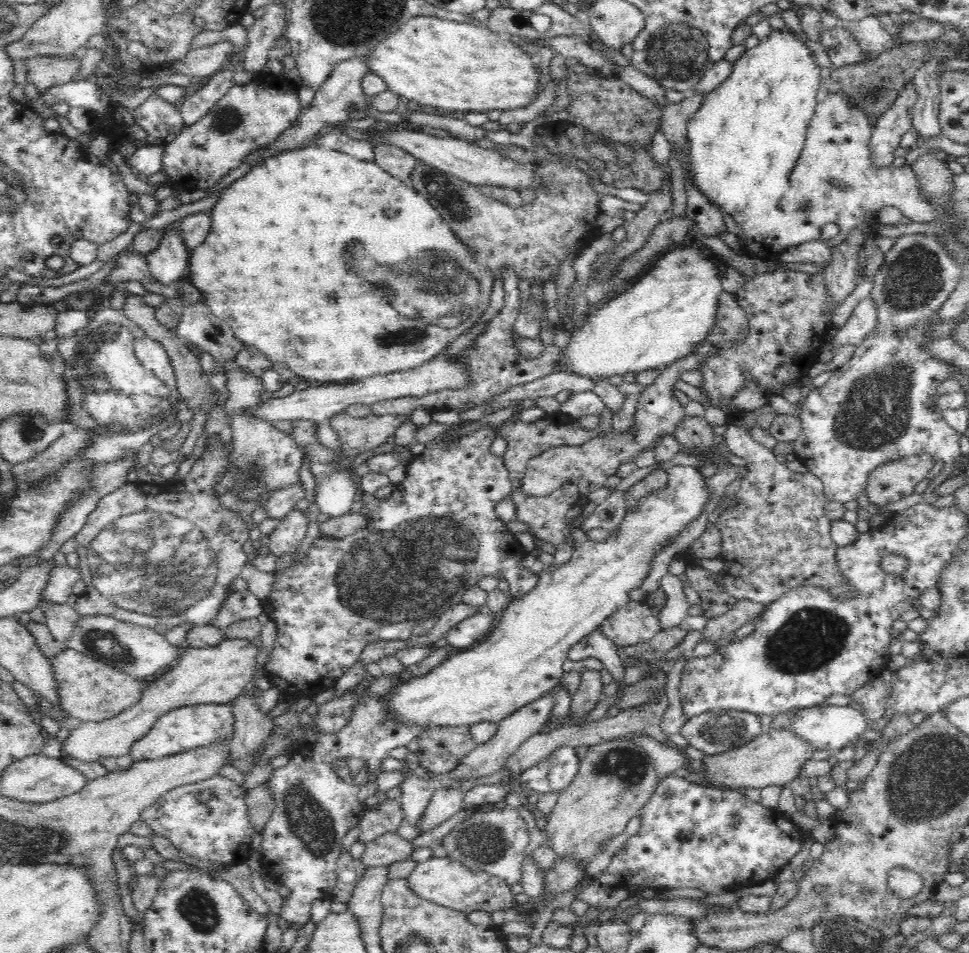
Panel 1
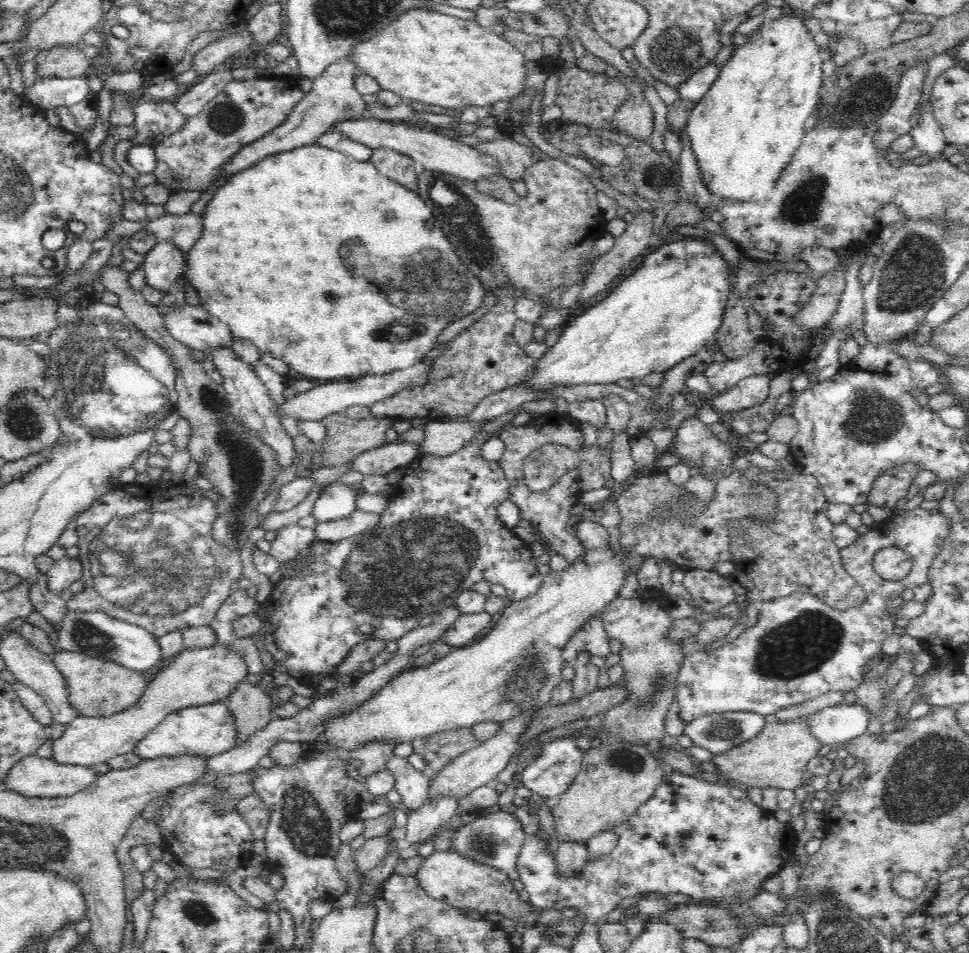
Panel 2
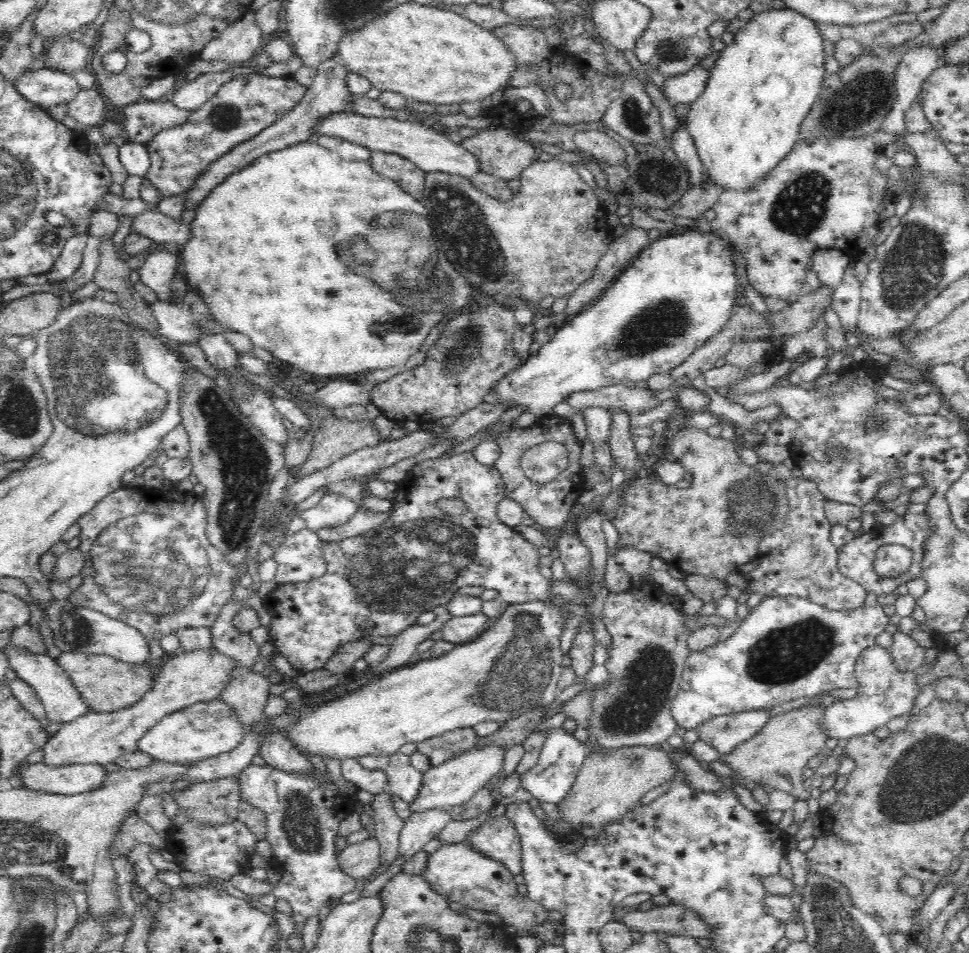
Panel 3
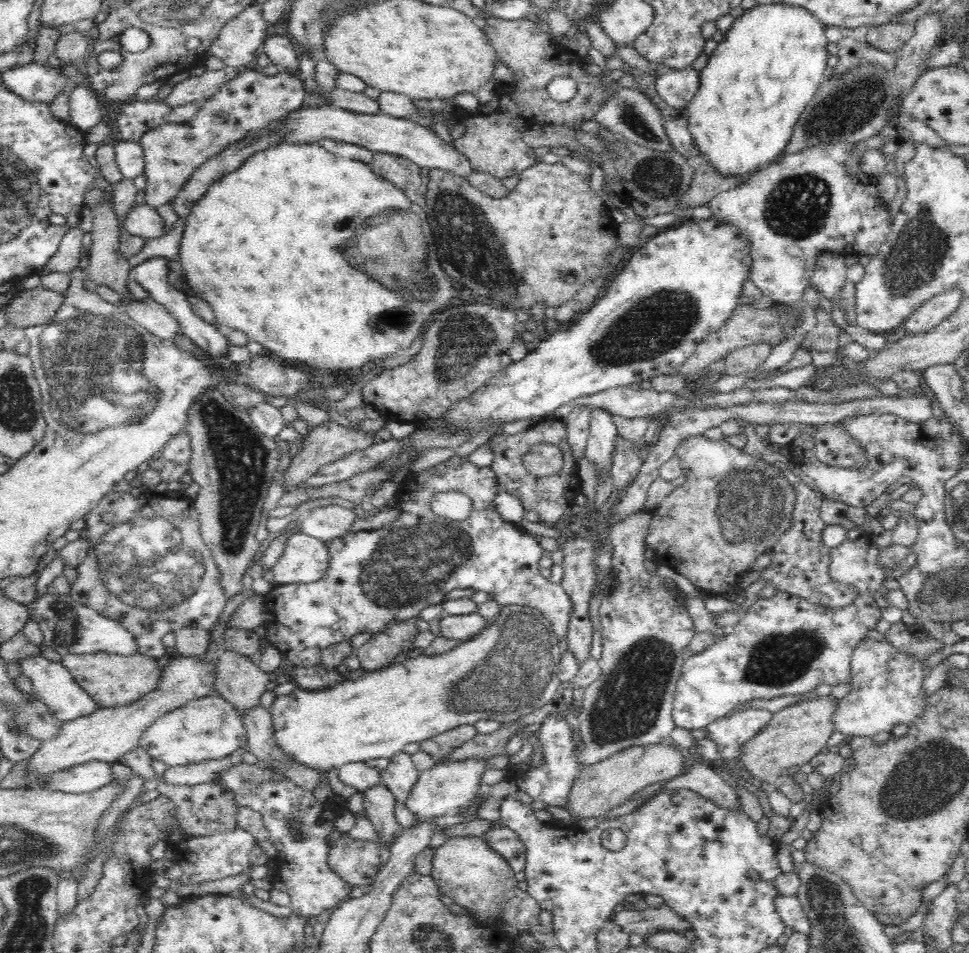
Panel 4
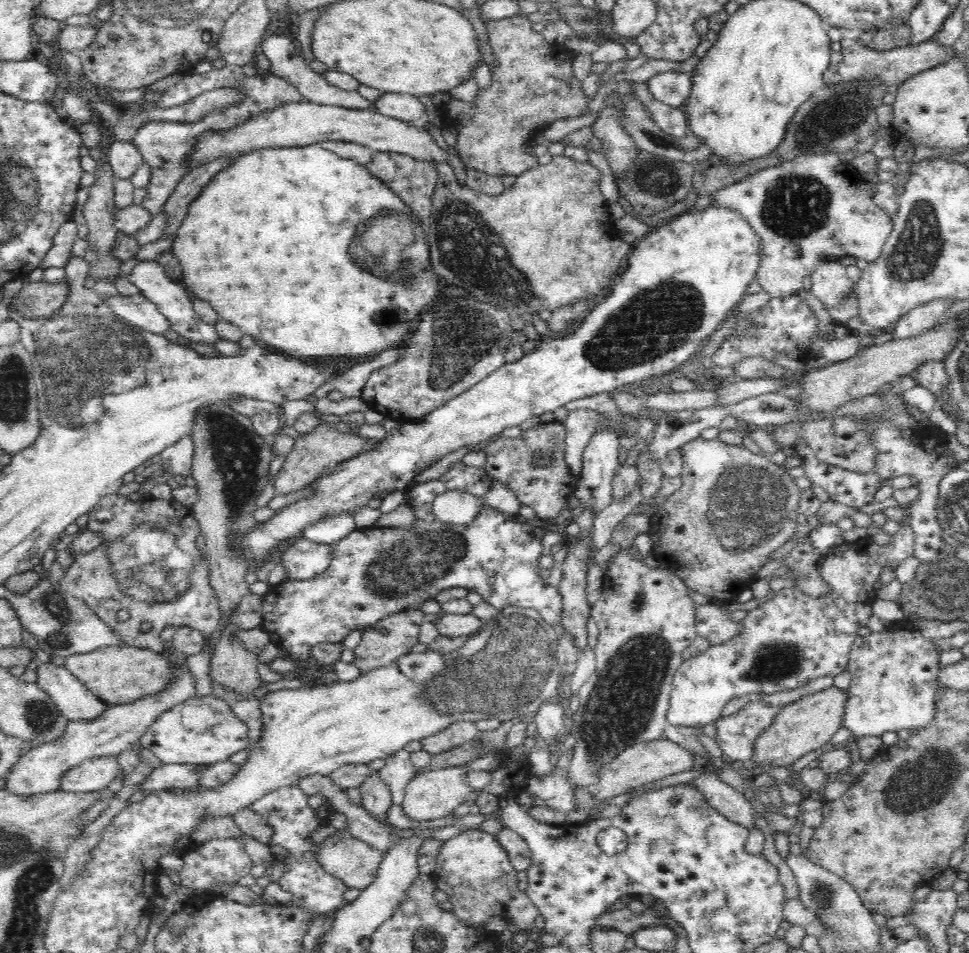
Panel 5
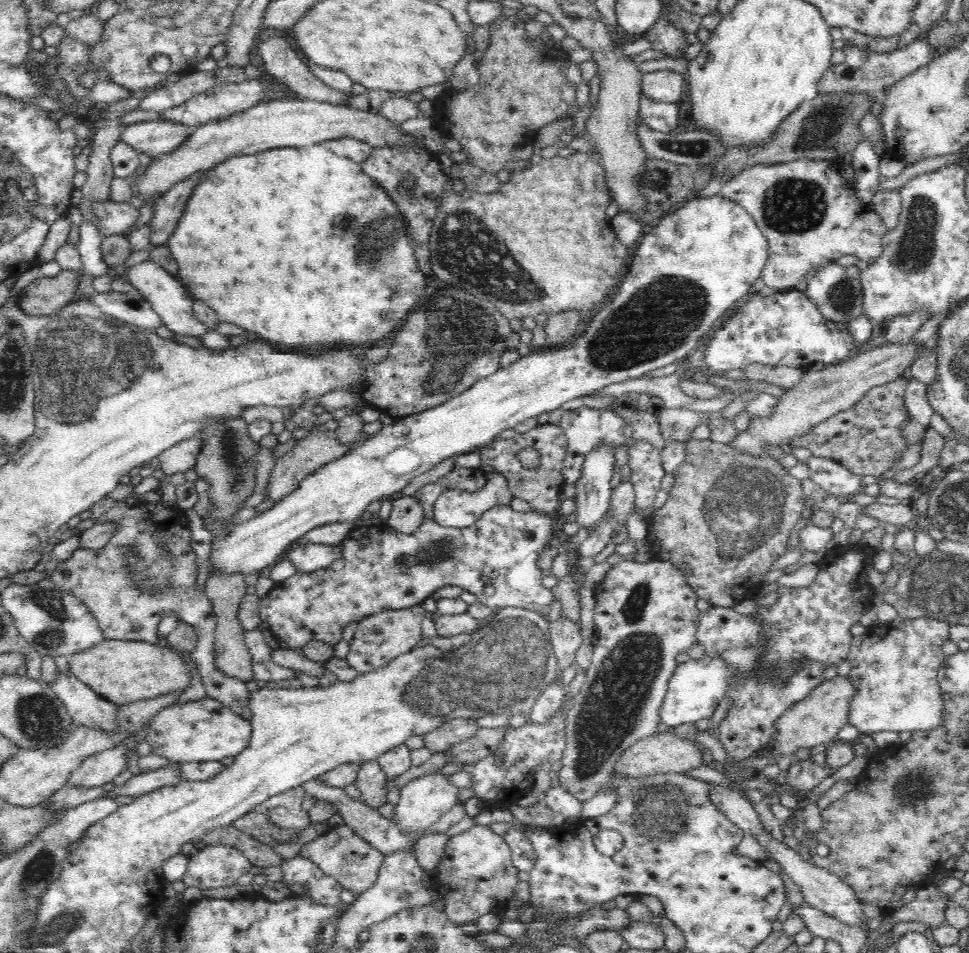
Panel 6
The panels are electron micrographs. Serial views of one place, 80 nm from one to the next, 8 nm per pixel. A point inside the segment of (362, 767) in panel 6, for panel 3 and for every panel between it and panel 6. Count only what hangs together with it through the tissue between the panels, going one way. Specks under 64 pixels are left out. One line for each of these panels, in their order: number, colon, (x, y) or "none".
3: (388, 826)
4: (379, 803)
5: (376, 797)

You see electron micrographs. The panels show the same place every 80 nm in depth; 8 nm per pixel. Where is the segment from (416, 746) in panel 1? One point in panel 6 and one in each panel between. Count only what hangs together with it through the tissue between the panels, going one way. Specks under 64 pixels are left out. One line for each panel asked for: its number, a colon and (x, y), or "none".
2: (438, 750)
3: (439, 749)
4: (439, 746)
5: (463, 731)
6: (457, 730)

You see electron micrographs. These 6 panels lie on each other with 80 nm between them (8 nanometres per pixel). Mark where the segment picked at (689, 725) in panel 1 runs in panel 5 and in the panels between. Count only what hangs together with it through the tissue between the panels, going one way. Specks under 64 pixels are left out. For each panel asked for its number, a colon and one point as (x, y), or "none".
2: (718, 732)
3: (725, 733)
4: (731, 733)
5: (737, 733)

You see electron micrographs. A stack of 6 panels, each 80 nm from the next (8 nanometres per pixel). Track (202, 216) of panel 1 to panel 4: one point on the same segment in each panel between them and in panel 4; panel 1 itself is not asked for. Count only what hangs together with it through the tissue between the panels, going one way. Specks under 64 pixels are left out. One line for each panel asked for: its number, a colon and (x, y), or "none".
2: (183, 231)
3: (151, 223)
4: (143, 221)

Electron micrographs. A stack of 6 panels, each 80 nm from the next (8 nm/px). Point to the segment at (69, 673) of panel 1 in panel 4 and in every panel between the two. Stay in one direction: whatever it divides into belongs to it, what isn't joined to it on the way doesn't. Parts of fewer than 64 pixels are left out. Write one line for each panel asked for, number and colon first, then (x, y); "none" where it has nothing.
2: (97, 686)
3: (106, 684)
4: (112, 680)

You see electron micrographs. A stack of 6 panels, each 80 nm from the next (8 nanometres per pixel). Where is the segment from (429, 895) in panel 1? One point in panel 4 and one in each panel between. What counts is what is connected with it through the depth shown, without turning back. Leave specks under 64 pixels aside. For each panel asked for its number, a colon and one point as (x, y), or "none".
2: (446, 876)
3: (457, 872)
4: (465, 868)

